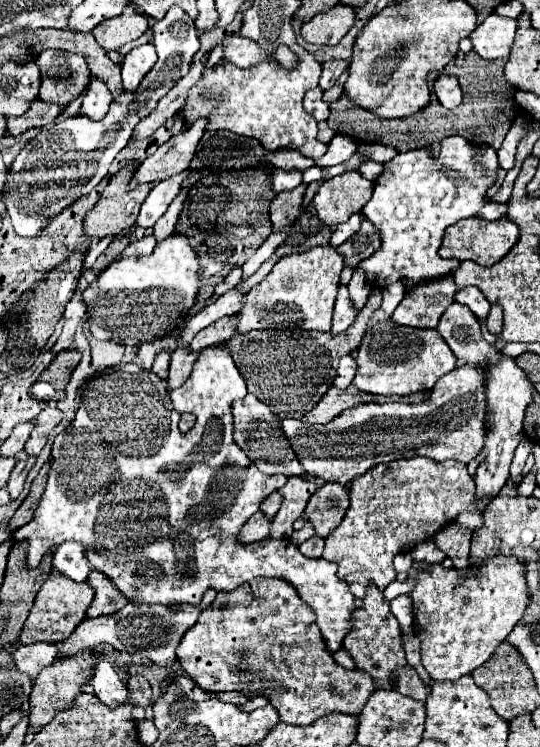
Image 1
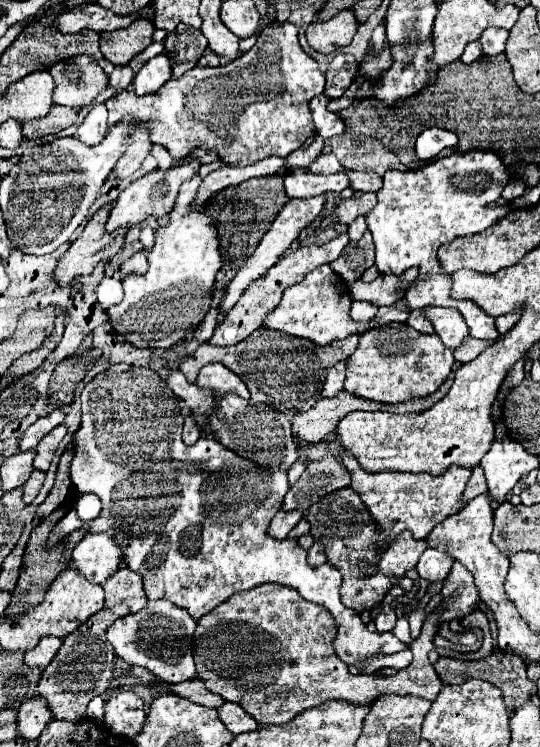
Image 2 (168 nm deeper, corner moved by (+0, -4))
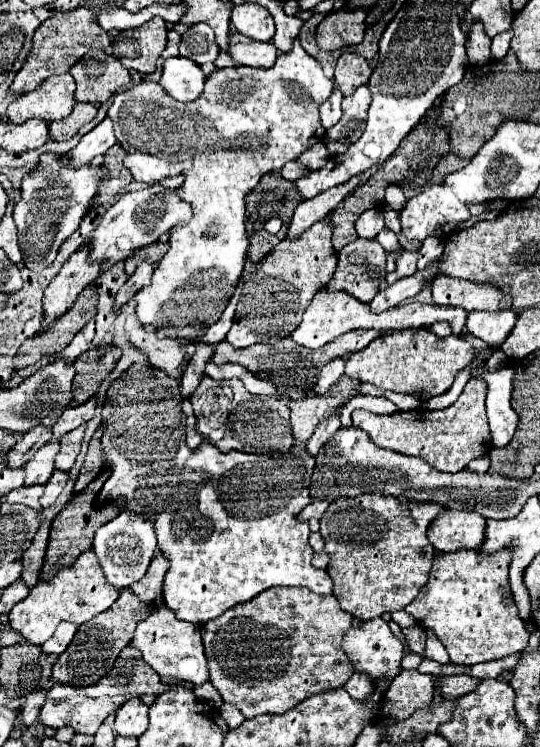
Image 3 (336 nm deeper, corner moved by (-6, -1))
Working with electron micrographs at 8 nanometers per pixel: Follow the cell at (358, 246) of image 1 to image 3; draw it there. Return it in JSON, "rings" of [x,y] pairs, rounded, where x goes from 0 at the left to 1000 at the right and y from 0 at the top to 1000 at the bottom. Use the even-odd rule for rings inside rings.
{"rings":[[[657,320],[628,336],[620,371],[609,390],[643,390],[657,400],[683,406],[713,373],[713,333],[694,320]]]}

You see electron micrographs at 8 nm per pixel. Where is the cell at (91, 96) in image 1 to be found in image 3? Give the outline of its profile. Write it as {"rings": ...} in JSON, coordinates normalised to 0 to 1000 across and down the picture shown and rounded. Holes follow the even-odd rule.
{"rings":[[[198,157],[194,162],[187,162],[172,175],[165,175],[161,181],[150,183],[150,189],[143,191],[143,197],[135,197],[124,205],[124,216],[135,224],[154,224],[165,221],[176,210],[183,213],[187,207],[194,207],[194,202],[202,197],[209,197],[217,191],[213,181],[209,181],[209,165]]]}

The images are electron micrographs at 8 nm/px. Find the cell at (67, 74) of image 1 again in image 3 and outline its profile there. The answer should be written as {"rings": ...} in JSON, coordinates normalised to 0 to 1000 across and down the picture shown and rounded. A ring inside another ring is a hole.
{"rings":[[[169,68],[135,92],[131,100],[143,111],[139,133],[154,138],[187,141],[202,135],[217,122],[243,111],[243,98],[217,82],[217,76],[194,68]]]}

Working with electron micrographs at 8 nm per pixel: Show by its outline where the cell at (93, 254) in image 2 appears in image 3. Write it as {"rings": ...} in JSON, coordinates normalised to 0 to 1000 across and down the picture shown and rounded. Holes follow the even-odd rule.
{"rings":[[[150,331],[139,336],[113,357],[109,368],[87,382],[80,395],[80,432],[76,443],[83,446],[117,419],[131,414],[146,392],[176,376],[187,357],[165,349],[165,333]]]}

